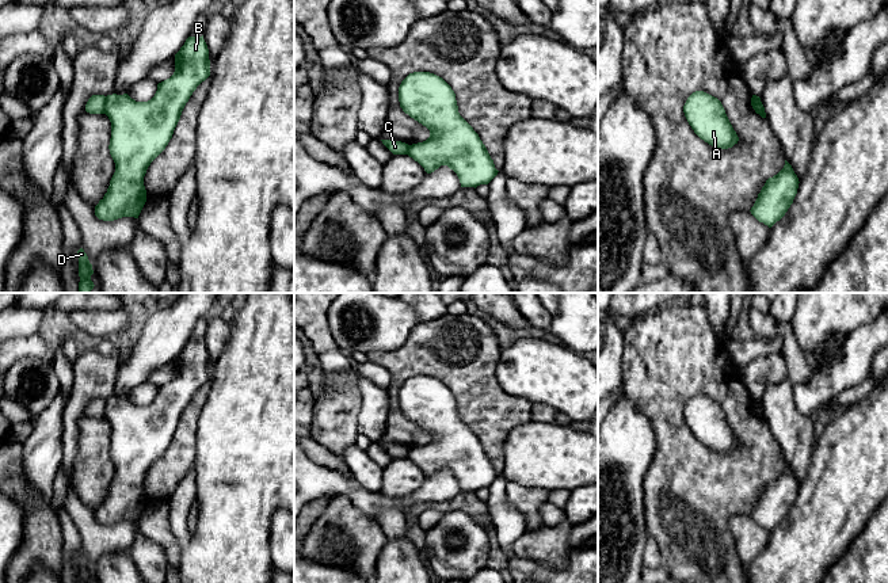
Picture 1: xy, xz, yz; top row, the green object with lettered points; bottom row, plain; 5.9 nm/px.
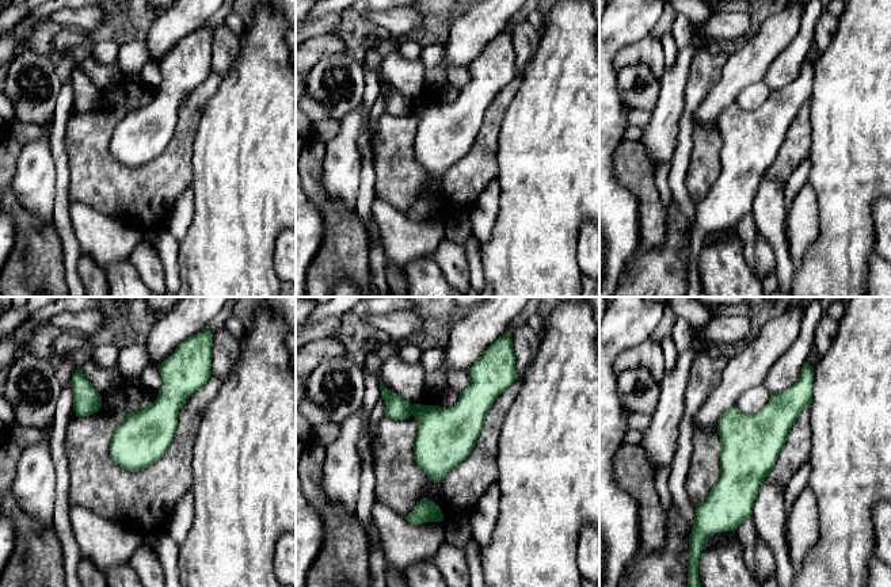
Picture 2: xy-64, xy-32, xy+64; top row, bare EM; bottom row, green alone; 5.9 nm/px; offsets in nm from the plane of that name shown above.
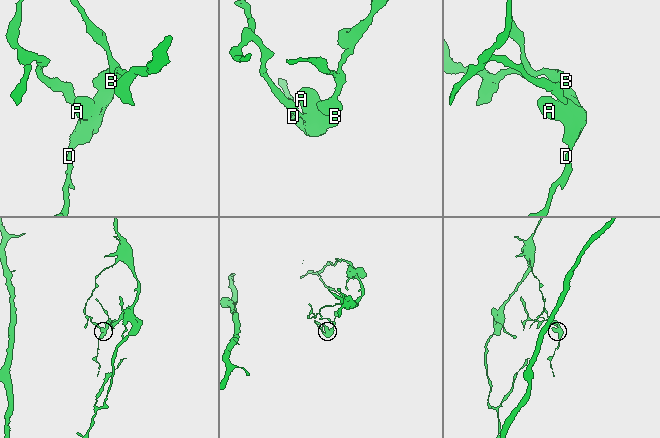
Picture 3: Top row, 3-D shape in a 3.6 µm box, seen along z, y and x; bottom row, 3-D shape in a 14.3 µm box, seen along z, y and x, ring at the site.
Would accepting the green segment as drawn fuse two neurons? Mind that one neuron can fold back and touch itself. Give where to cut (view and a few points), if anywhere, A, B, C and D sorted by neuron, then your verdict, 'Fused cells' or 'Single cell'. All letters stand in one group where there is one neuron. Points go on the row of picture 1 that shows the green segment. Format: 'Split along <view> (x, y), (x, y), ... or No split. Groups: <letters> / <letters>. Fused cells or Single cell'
Split along xy (106, 96), (102, 113). Groups: A B D / C. Fused cells

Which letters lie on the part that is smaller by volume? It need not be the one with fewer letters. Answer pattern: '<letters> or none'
A, B, D

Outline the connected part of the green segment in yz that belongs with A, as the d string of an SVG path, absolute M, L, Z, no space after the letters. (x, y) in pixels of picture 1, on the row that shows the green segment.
M695 91L687 98L683 113L694 133L709 145L728 149L738 144L739 137L717 98Z

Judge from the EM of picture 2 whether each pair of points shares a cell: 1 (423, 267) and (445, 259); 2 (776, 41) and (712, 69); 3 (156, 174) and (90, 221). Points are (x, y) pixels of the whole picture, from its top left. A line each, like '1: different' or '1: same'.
1: different
2: different
3: different

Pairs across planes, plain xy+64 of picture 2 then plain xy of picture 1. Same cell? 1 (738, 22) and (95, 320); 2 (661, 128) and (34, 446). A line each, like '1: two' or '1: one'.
1: one
2: one

